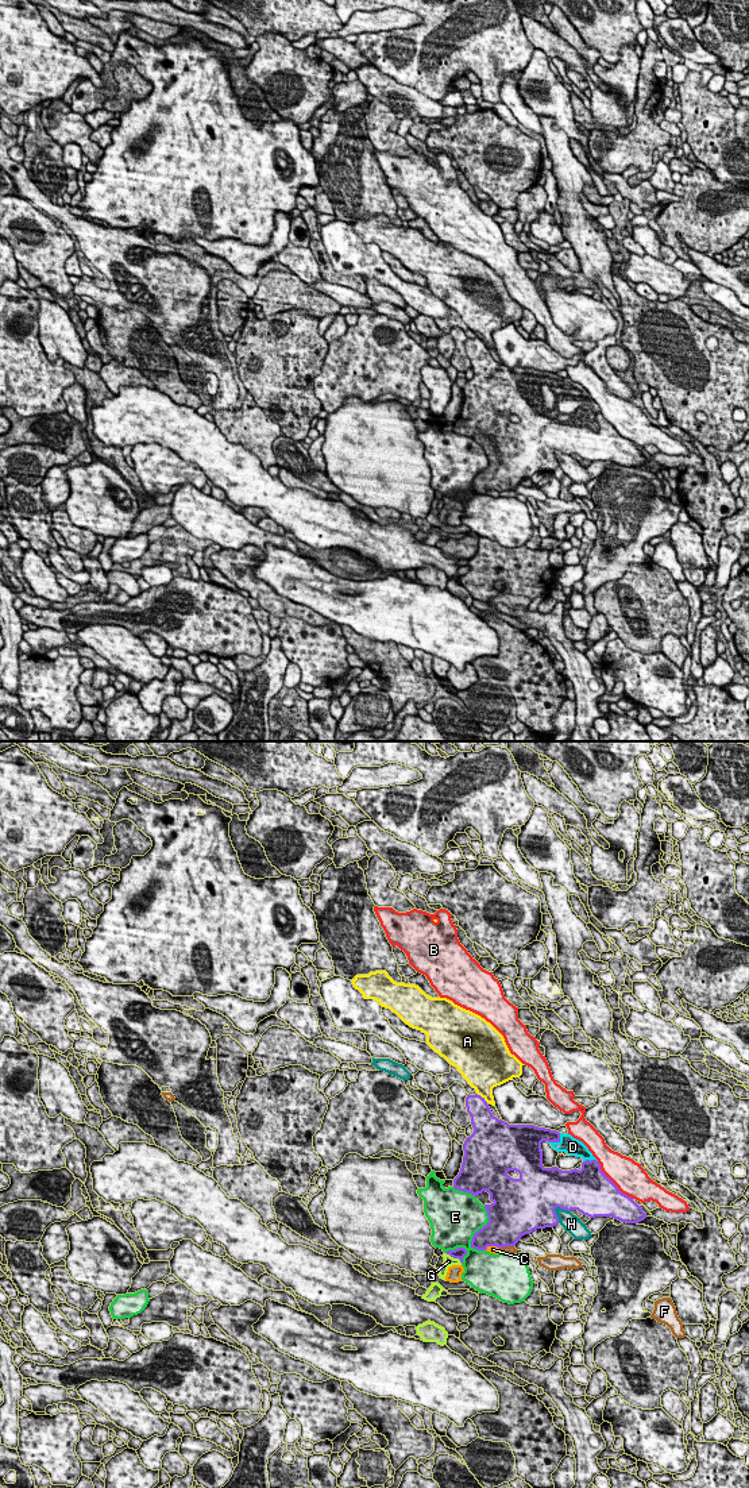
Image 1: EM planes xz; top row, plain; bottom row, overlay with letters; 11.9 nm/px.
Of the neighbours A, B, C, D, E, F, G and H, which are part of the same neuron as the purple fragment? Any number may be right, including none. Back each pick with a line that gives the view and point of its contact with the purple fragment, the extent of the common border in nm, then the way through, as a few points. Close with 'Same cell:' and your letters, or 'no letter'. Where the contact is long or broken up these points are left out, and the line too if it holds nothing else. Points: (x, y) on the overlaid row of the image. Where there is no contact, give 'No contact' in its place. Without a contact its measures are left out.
D: Touches purple at xz (558, 1141). Shared border 190 nm
G: Touches purple at xz (454, 1257). Shared border 240 nm. Path across: xz (459, 1253), (454, 1257), (448, 1261)
Same cell: D, G

